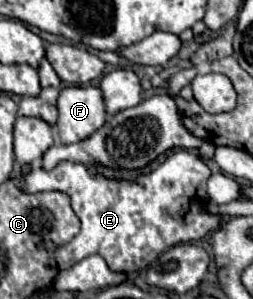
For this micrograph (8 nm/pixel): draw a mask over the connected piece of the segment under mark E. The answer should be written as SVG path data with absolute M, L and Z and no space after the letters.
M175 150L155 170L151 170L149 174L141 174L135 180L117 180L101 174L91 174L89 168L79 162L61 162L53 170L43 170L39 164L33 164L23 178L23 188L25 190L59 190L71 198L73 212L81 220L81 232L65 246L55 246L53 242L41 242L39 246L55 254L55 260L61 270L73 266L75 262L91 254L99 254L113 272L131 274L131 272L143 272L167 248L181 242L197 242L199 238L219 228L223 216L207 212L207 204L209 204L207 178L209 176L211 176L211 170L199 154L189 150Z

